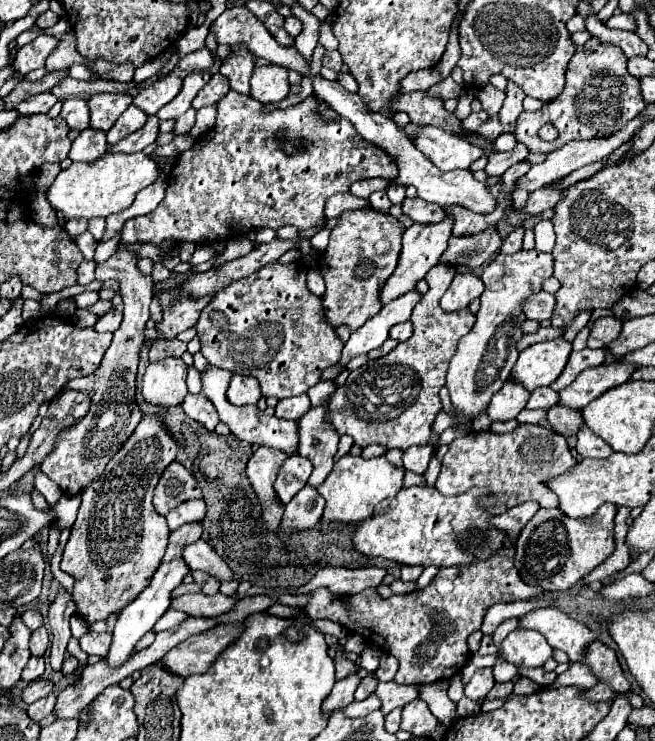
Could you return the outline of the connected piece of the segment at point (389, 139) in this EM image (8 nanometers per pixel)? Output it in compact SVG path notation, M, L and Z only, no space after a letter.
M320 74L312 78L314 80L314 92L324 98L342 118L350 120L354 124L354 128L362 134L364 140L380 146L382 150L386 150L388 154L394 156L396 164L398 164L398 182L404 186L414 186L418 190L418 196L426 202L434 202L438 206L450 206L450 204L460 204L466 206L478 214L490 214L496 208L496 191L502 188L502 179L494 186L486 188L482 182L474 180L470 170L452 170L452 172L444 172L440 168L436 168L424 154L420 154L420 150L416 150L416 146L412 146L412 142L406 138L404 130L400 130L400 126L376 112L370 112L368 106L362 102L362 98L358 94L352 94L348 90L344 90L338 82L328 82L324 80Z

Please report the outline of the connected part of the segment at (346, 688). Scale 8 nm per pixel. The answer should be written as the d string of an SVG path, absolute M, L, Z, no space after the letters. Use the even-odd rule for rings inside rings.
M352 674L344 680L338 680L330 692L330 696L324 700L324 714L332 714L338 708L346 708L354 700L354 690L360 684L360 676Z

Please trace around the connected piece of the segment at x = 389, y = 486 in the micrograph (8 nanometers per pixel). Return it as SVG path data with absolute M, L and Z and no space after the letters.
M346 454L342 456L336 464L330 476L318 486L320 496L326 500L324 508L324 522L344 522L344 524L354 524L360 522L368 516L372 516L374 506L382 502L384 498L392 498L400 488L404 480L404 468L396 468L390 464L384 456L378 458L362 458L362 456L352 456Z

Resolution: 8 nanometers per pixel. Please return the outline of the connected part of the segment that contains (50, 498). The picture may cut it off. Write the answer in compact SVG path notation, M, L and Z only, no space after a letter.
M34 467L36 470L34 487L37 489L46 499L48 504L55 504L62 495L59 486L47 478L47 476L39 469Z

